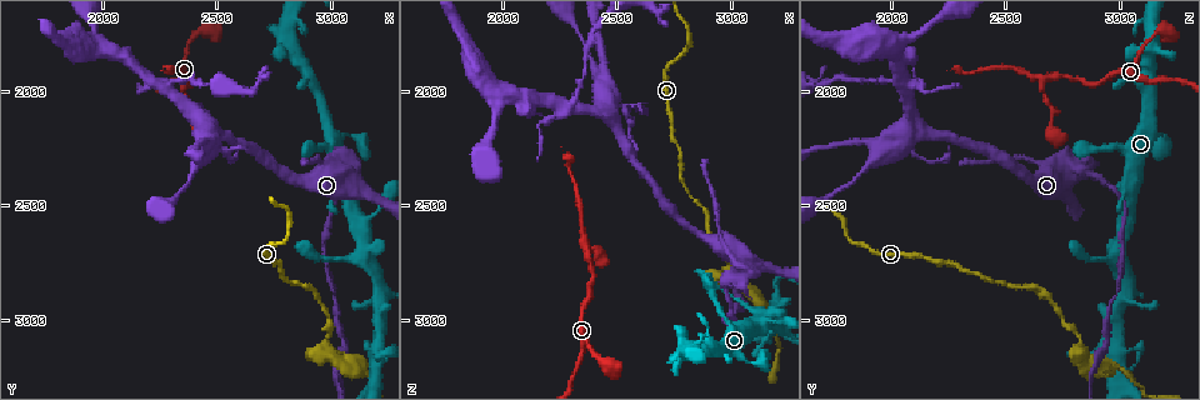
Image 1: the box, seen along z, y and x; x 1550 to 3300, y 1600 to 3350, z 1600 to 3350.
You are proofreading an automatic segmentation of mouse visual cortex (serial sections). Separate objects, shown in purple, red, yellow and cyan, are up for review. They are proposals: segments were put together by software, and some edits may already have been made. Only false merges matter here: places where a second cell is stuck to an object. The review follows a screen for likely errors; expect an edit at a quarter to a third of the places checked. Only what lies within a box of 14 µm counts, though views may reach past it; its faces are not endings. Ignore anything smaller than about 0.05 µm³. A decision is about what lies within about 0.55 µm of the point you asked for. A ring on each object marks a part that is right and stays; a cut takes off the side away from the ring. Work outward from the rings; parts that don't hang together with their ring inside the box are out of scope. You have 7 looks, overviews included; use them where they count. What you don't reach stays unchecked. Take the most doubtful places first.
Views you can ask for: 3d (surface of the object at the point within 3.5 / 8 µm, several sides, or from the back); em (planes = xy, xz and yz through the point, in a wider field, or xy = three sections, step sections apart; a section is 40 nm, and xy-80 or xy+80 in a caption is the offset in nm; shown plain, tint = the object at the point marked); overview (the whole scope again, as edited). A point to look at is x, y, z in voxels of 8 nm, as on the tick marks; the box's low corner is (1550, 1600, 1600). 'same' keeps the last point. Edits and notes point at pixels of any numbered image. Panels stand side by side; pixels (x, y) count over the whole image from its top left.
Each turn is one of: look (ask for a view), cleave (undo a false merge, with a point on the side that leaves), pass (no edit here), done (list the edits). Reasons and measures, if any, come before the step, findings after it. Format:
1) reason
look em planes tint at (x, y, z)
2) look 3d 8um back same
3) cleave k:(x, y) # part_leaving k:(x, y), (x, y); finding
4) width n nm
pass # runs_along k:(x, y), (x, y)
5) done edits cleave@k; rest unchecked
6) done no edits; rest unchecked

abrupt turn
look 3d 3.5um at (2960, 3130, 2820)

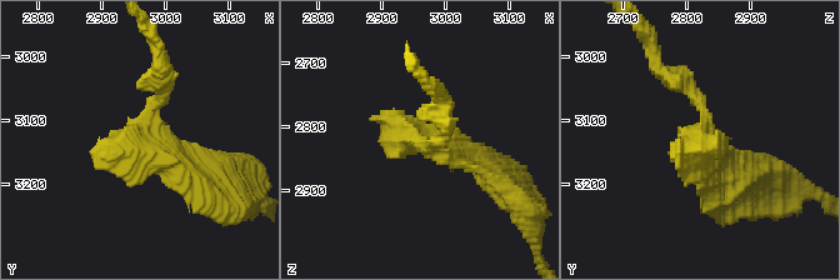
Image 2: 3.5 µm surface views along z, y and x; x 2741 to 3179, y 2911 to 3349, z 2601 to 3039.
need the tissue
look em xy step 5 tint at (2965, 3130, 2830)

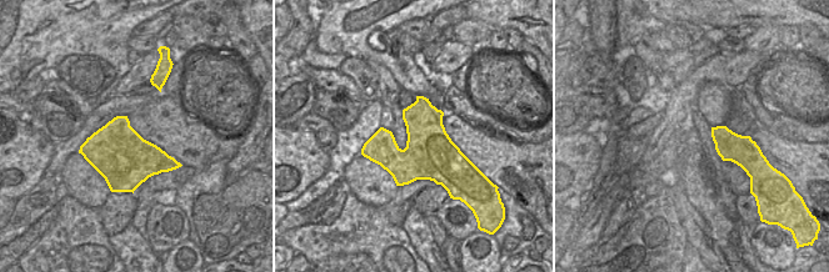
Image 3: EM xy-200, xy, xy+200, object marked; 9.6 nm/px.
pass # runs_along 2:(669, 76), (701, 103), (726, 184); continuous, no second cell

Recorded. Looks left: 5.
sudden change in width
look 3d 3.5um back at (3130, 3200, 2960)

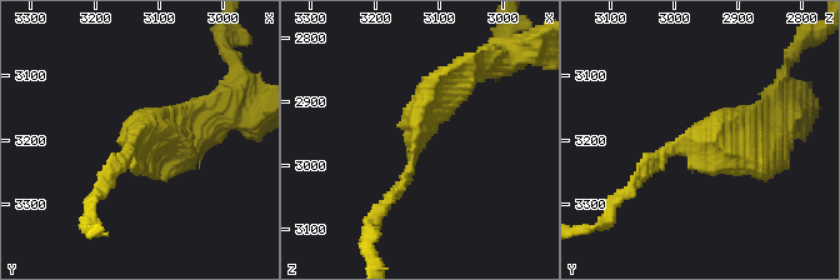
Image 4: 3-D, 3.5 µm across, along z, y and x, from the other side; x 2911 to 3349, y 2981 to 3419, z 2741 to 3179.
pass # runs_along 4:(461, 78), (388, 199); one cell here

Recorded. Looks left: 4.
sharp bend
look 3d 8um at (3010, 2340, 2800)

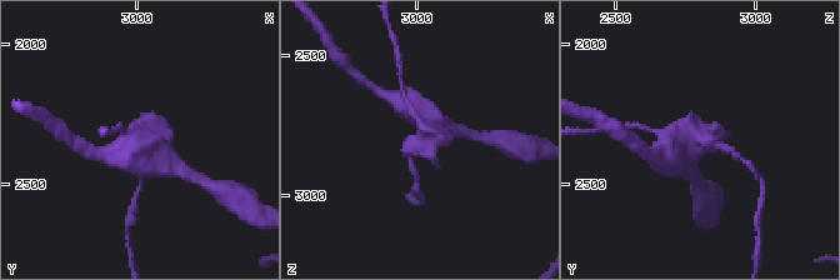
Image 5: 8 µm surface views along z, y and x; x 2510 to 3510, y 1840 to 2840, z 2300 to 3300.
look 3d 3.5um at (3020, 2330, 2800)

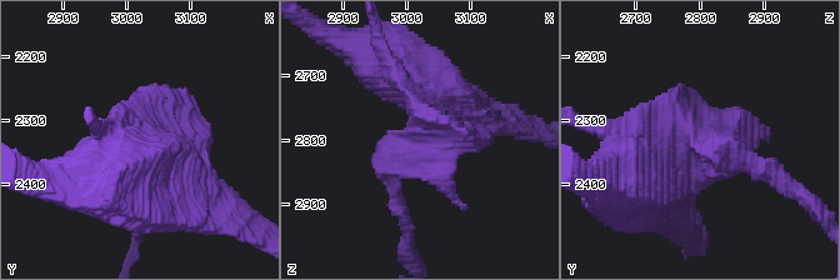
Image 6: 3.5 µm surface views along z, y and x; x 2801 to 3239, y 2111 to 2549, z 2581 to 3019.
pass # runs_along 6:(621, 193), (681, 139), (749, 161); one cell here

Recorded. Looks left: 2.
done no edits; rest unchecked

